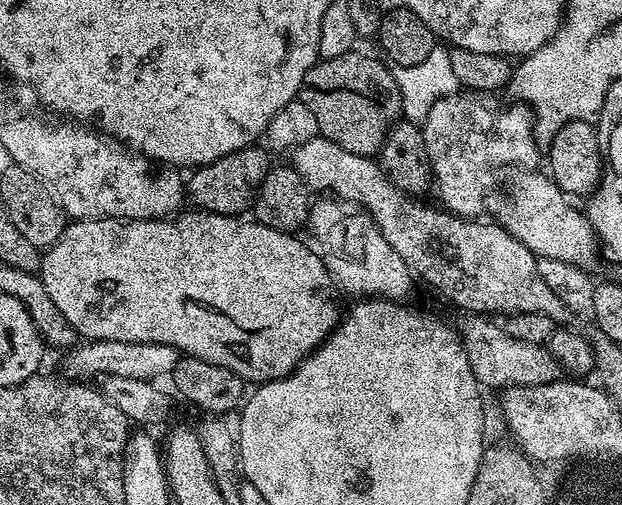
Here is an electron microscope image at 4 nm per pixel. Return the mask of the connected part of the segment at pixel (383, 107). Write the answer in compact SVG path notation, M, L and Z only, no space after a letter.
M359 50L338 58L321 59L308 71L298 93L299 100L306 102L314 113L320 135L330 142L338 142L350 154L375 157L388 131L402 116L400 87L393 69L380 60L363 56Z

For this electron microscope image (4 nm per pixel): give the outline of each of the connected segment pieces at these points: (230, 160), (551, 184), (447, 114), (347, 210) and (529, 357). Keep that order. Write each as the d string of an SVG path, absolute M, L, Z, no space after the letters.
M260 146L243 148L209 164L199 165L193 171L196 173L192 177L189 175L186 180L187 203L201 212L243 217L247 213L244 211L247 208L249 211L255 205L256 195L270 167L269 153L261 148Z
M528 172L496 204L495 219L518 242L522 242L538 258L558 258L585 270L592 270L598 256L598 241L587 215L575 208L573 201L552 179L551 175Z
M476 94L443 96L438 102L434 102L434 106L430 106L430 114L422 121L426 150L432 163L434 192L440 195L439 203L454 216L483 217L484 199L496 184L496 171L507 164L528 164L542 156L536 143L532 109L523 102L511 102L505 108L499 108L488 100L491 99L481 98Z
M320 198L308 213L307 227L312 228L313 238L320 243L319 251L323 253L324 264L332 273L335 283L343 291L345 288L352 298L379 298L397 302L409 299L407 296L412 292L414 274L406 262L402 262L402 257L394 254L394 246L382 238L382 230L378 230L367 210L349 200Z
M472 314L467 317L464 328L462 327L462 339L464 349L470 358L470 366L474 370L476 380L485 389L497 388L517 388L518 386L534 386L535 384L549 384L561 379L562 369L560 363L548 353L547 347L534 342L521 342L519 338L510 338L510 334L505 332L499 323L495 324L495 319L484 314Z

